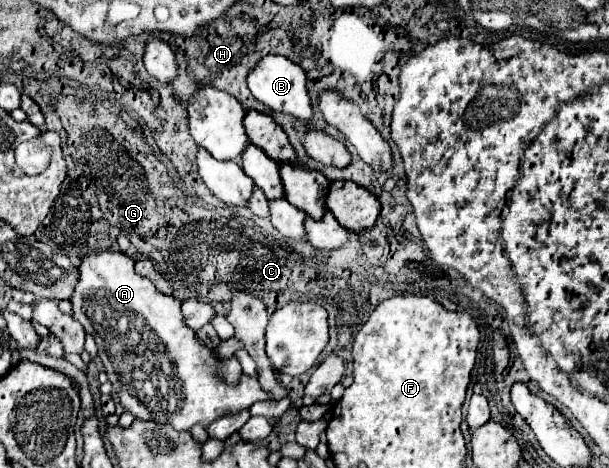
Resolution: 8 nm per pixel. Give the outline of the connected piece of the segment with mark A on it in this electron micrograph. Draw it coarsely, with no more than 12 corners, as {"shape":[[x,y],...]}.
{"shape":[[123,252],[79,264],[73,318],[125,412],[177,432],[267,400],[237,386]]}

